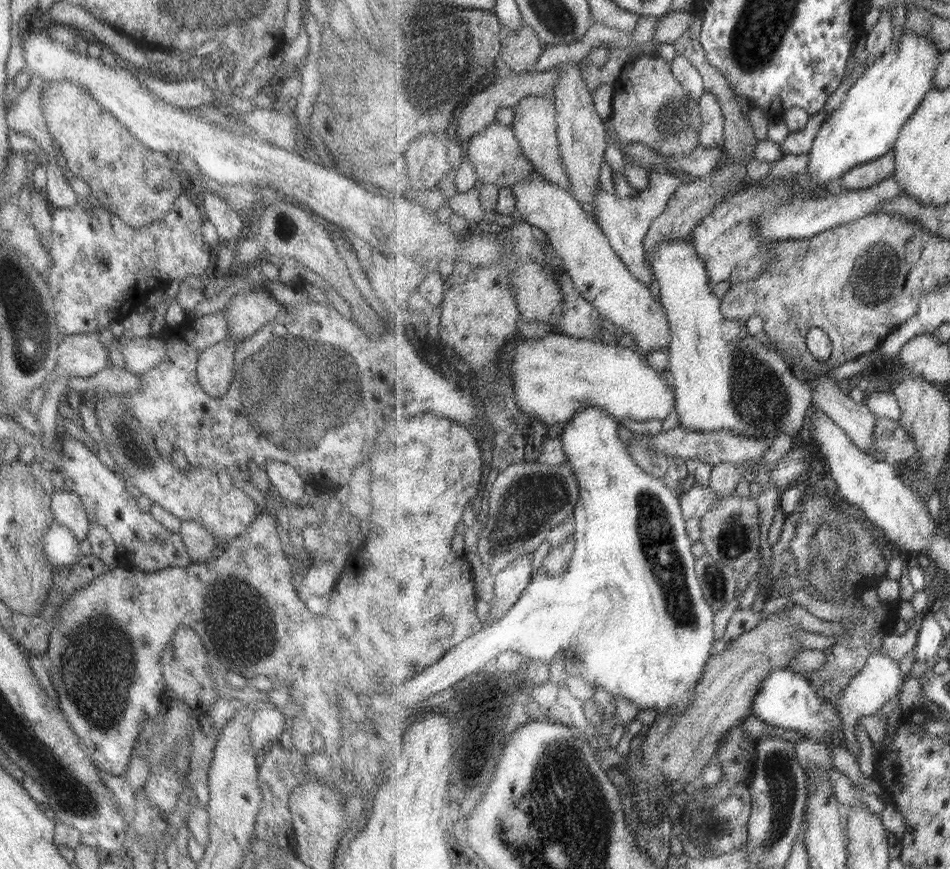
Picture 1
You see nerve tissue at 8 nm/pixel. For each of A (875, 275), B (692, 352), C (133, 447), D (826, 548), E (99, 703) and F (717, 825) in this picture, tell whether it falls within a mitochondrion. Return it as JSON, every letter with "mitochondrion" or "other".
{"A":"mitochondrion","B":"other","C":"mitochondrion","D":"mitochondrion","E":"mitochondrion","F":"mitochondrion"}

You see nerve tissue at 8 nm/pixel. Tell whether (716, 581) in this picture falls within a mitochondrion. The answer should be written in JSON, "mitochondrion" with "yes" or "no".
{"mitochondrion":"yes"}

